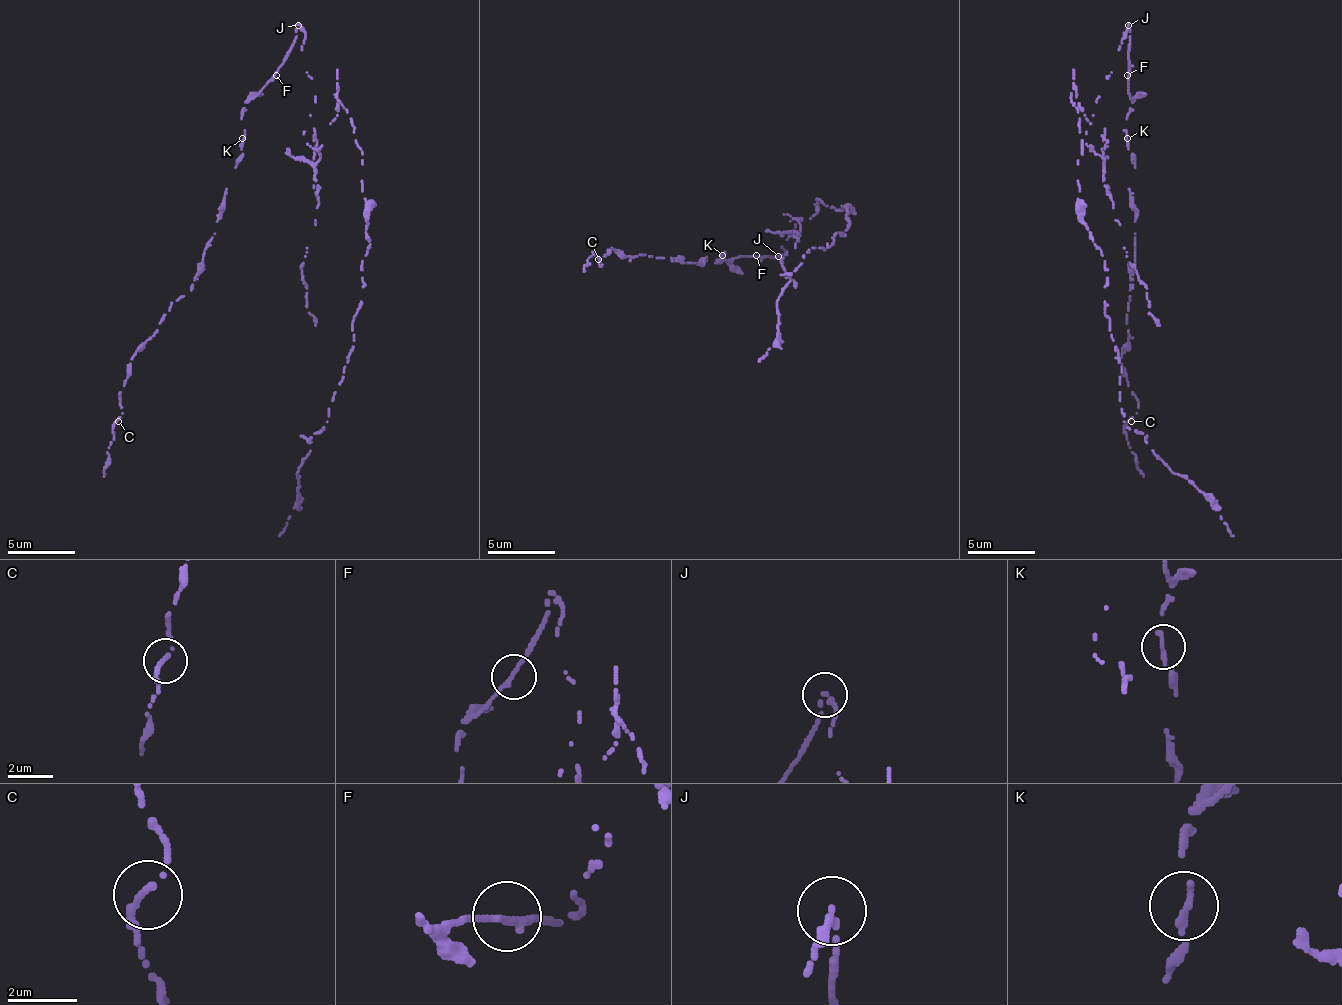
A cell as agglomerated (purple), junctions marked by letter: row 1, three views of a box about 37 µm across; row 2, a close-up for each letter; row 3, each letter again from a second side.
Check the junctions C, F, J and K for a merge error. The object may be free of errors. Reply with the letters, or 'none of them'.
J

